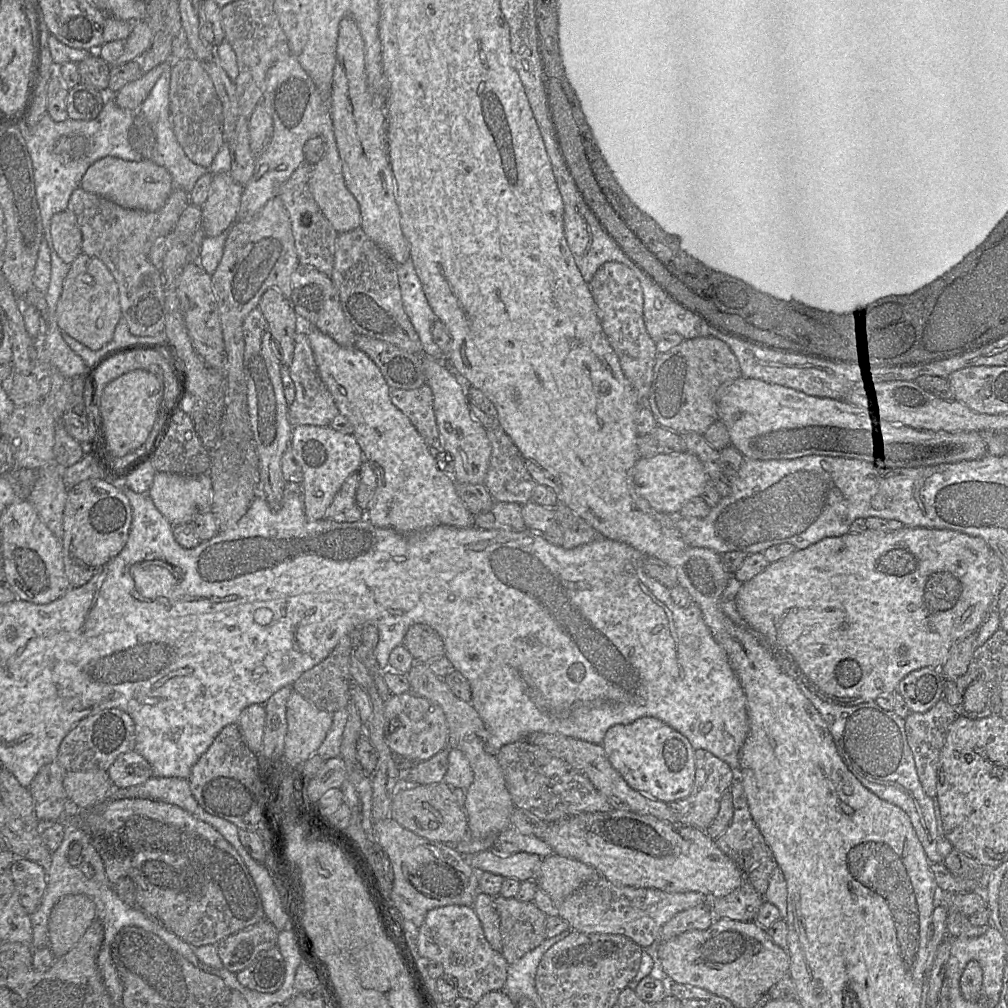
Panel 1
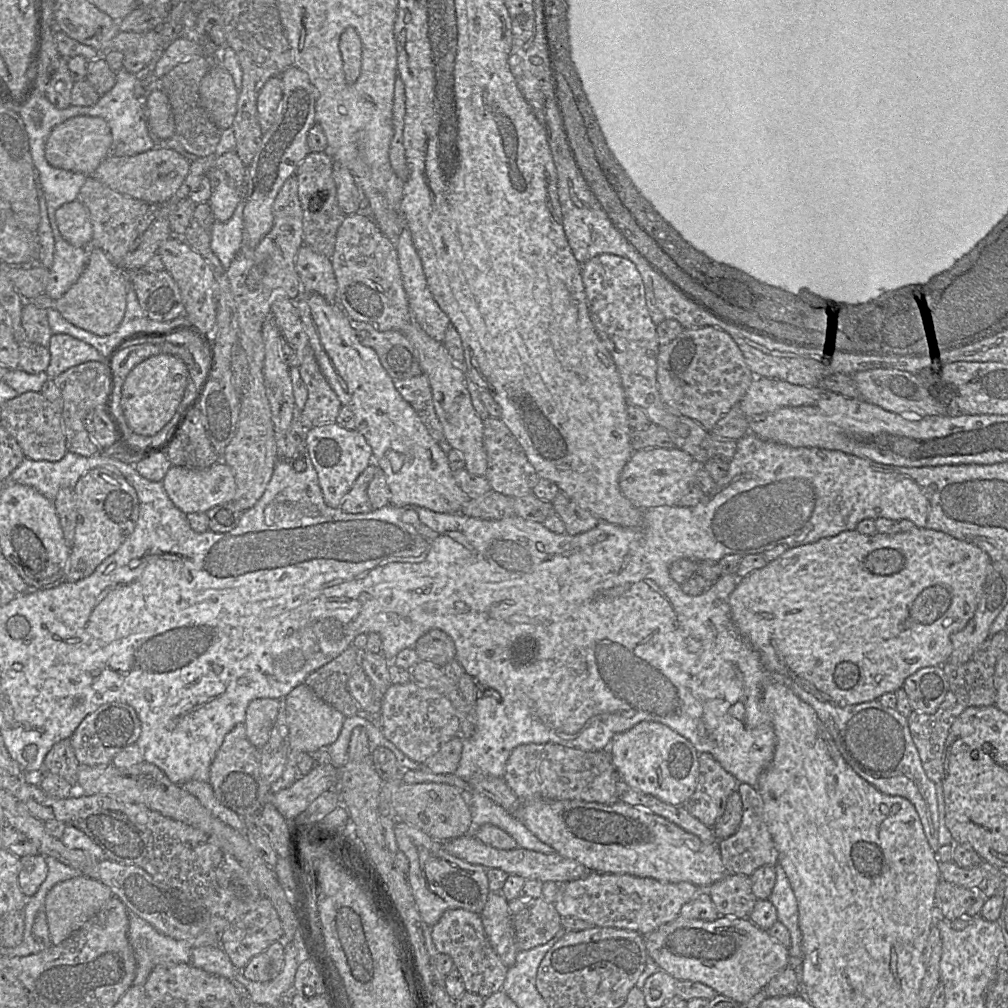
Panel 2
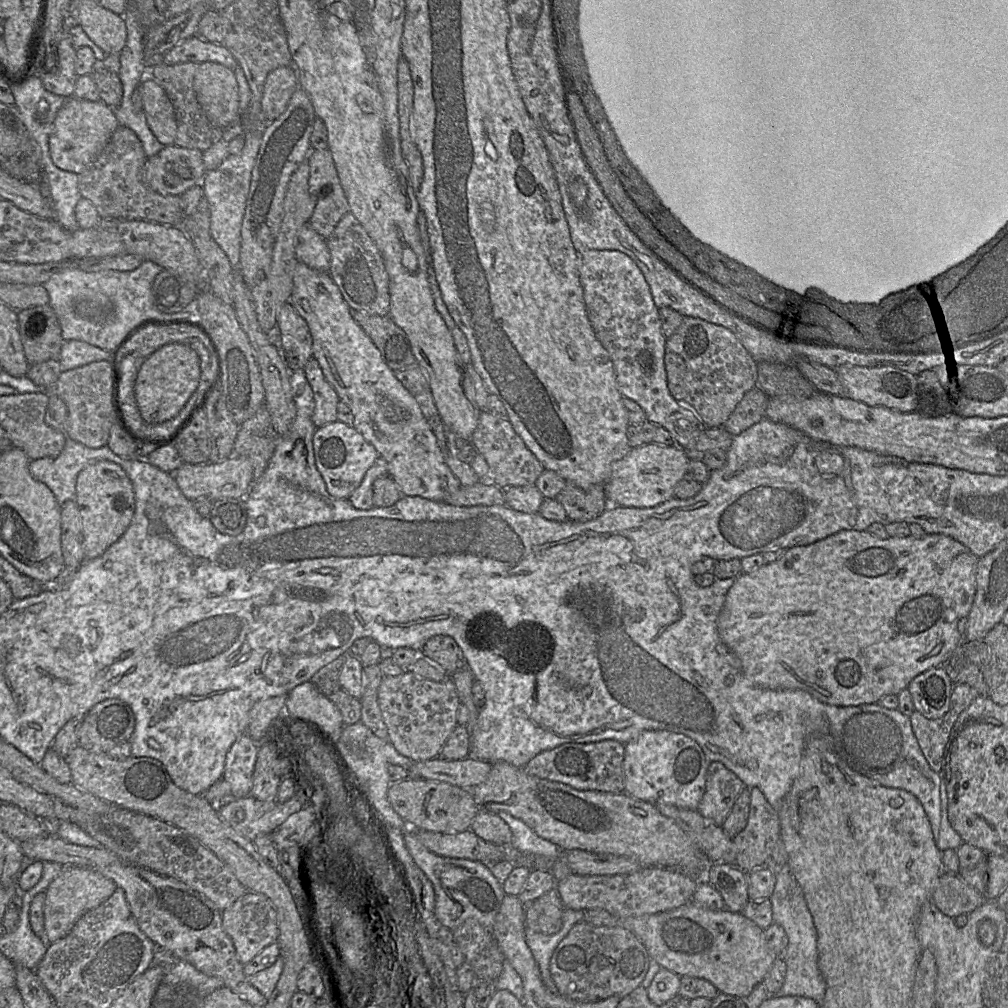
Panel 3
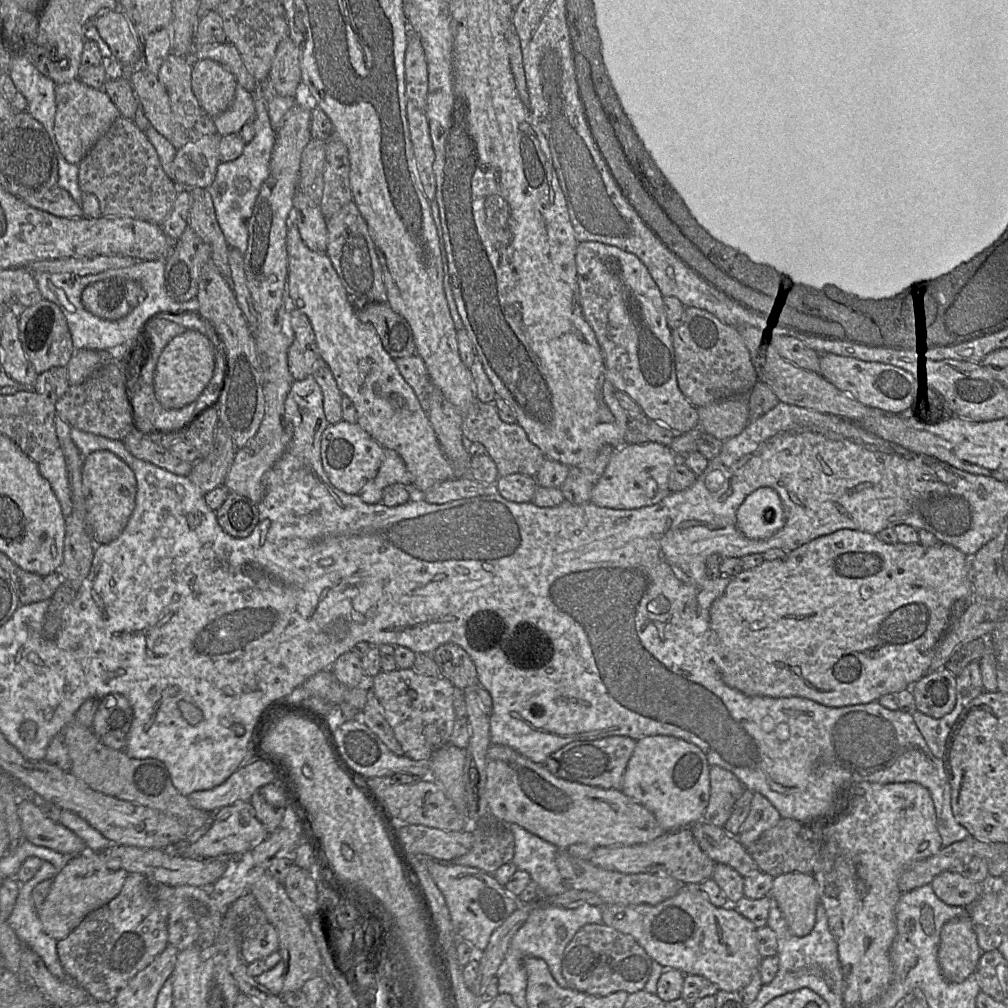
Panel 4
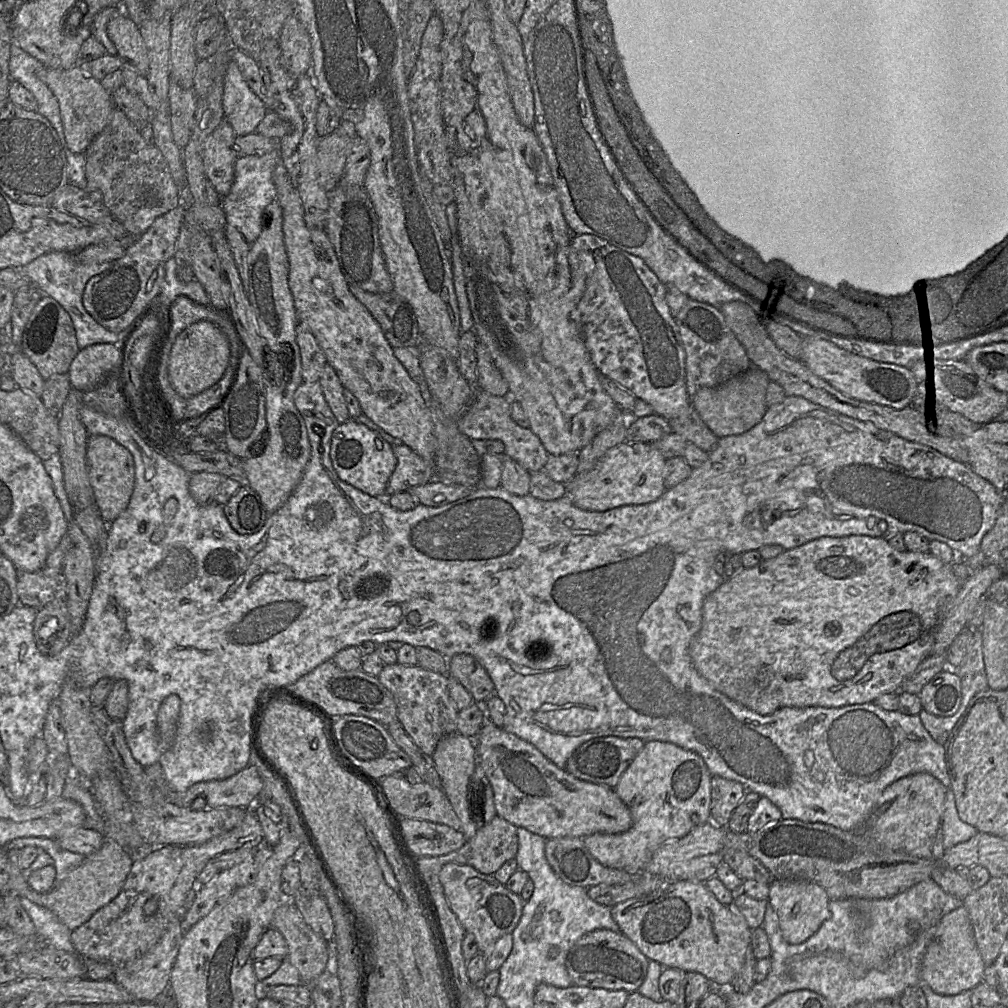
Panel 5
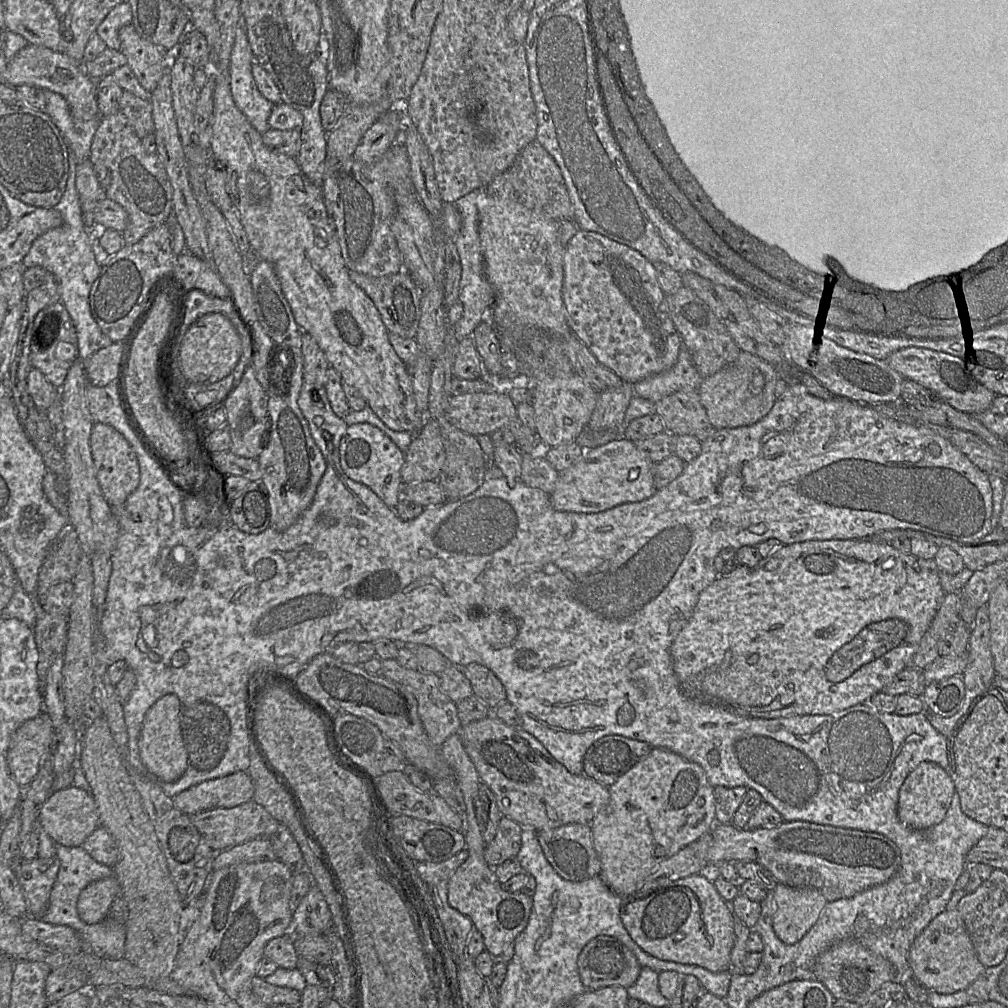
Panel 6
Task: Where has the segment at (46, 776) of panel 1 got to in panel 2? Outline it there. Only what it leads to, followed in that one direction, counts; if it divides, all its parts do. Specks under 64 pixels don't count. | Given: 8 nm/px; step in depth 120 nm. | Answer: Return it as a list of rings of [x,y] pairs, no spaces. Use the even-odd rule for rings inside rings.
[[[66,738],[56,743],[47,753],[41,773],[57,774],[74,785],[78,766],[79,763],[75,757],[70,738]]]

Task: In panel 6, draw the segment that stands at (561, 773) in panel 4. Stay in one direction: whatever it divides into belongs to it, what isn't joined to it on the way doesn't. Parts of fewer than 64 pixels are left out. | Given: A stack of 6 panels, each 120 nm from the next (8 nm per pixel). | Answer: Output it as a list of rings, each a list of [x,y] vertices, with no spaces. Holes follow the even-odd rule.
[[[607,735],[595,741],[585,753],[583,774],[610,787],[617,778],[645,758],[652,747],[621,735]]]

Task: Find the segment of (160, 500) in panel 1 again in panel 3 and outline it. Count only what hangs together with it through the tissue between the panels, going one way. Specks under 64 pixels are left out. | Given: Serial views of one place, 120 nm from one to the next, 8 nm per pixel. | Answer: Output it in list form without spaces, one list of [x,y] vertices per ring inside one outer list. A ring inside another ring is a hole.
[[[233,454],[220,463],[190,464],[183,463],[174,473],[171,474],[183,495],[196,501],[206,497],[212,501],[223,498],[245,499],[250,492],[253,482],[253,465],[249,458]]]

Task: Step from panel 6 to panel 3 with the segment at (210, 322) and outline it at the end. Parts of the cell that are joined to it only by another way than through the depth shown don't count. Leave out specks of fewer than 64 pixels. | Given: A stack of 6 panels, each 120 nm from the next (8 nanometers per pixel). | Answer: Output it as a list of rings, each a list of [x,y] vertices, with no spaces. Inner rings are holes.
[[[185,340],[166,344],[146,359],[138,372],[134,392],[141,416],[147,423],[160,424],[180,412],[199,385],[201,360],[198,347]]]

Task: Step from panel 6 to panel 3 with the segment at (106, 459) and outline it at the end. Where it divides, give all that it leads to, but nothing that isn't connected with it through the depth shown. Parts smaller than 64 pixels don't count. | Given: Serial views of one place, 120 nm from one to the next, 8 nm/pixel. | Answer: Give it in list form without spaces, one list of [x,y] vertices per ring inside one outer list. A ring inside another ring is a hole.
[[[98,461],[79,473],[75,500],[80,511],[85,558],[95,559],[117,542],[130,525],[135,512],[133,484],[120,465]]]

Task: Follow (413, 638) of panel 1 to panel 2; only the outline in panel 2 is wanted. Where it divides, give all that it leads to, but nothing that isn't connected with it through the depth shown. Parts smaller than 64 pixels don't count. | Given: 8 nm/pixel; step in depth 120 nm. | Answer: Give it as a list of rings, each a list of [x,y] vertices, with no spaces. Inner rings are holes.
[[[432,629],[415,643],[414,650],[419,661],[427,661],[443,667],[456,659],[456,648],[452,638],[440,629]]]

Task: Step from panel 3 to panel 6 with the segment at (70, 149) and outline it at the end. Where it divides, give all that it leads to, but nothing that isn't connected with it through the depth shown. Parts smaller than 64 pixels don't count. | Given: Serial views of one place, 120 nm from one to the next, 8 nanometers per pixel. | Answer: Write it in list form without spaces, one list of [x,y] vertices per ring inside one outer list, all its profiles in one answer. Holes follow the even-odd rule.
[[[28,44],[26,47],[20,49],[15,56],[7,62],[3,74],[3,82],[12,87],[31,85],[60,94],[69,105],[74,123],[83,123],[95,116],[100,116],[98,112],[97,86],[95,81],[85,72],[83,63],[76,63],[65,53]]]

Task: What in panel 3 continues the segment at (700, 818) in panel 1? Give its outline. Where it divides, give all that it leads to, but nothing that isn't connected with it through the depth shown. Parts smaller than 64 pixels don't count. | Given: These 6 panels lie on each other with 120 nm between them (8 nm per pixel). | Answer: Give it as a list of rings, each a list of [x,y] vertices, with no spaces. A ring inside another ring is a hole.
[[[721,762],[709,763],[705,791],[697,811],[721,826],[744,787],[747,786]]]

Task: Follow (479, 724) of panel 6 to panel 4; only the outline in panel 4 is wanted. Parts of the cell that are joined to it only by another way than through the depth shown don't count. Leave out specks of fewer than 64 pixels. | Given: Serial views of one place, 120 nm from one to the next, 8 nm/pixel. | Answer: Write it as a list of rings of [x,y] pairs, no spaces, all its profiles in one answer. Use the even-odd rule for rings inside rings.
[[[491,744],[487,751],[486,799],[489,814],[500,823],[515,823],[559,849],[574,844],[593,848],[635,845],[665,833],[652,812],[622,791],[558,778],[543,764],[534,763],[505,745]]]

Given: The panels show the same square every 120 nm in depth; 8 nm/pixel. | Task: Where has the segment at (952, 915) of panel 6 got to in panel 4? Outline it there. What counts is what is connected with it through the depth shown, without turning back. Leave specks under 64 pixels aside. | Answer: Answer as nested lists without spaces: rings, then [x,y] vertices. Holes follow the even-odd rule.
[[[971,917],[954,918],[943,925],[938,963],[947,981],[961,983],[966,980],[977,970],[982,953]]]

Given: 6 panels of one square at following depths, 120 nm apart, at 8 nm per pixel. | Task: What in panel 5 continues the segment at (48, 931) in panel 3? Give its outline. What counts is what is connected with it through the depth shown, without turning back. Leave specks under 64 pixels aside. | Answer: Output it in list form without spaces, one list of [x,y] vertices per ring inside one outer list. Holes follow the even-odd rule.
[[[104,839],[102,847],[85,856],[82,863],[70,871],[65,879],[55,884],[50,891],[37,893],[29,887],[24,877],[24,871],[18,866],[18,851],[11,850],[8,852],[9,891],[14,892],[20,898],[27,898],[50,910],[71,931],[89,920],[98,909],[119,894],[133,862],[128,851],[120,847],[115,841]]]

